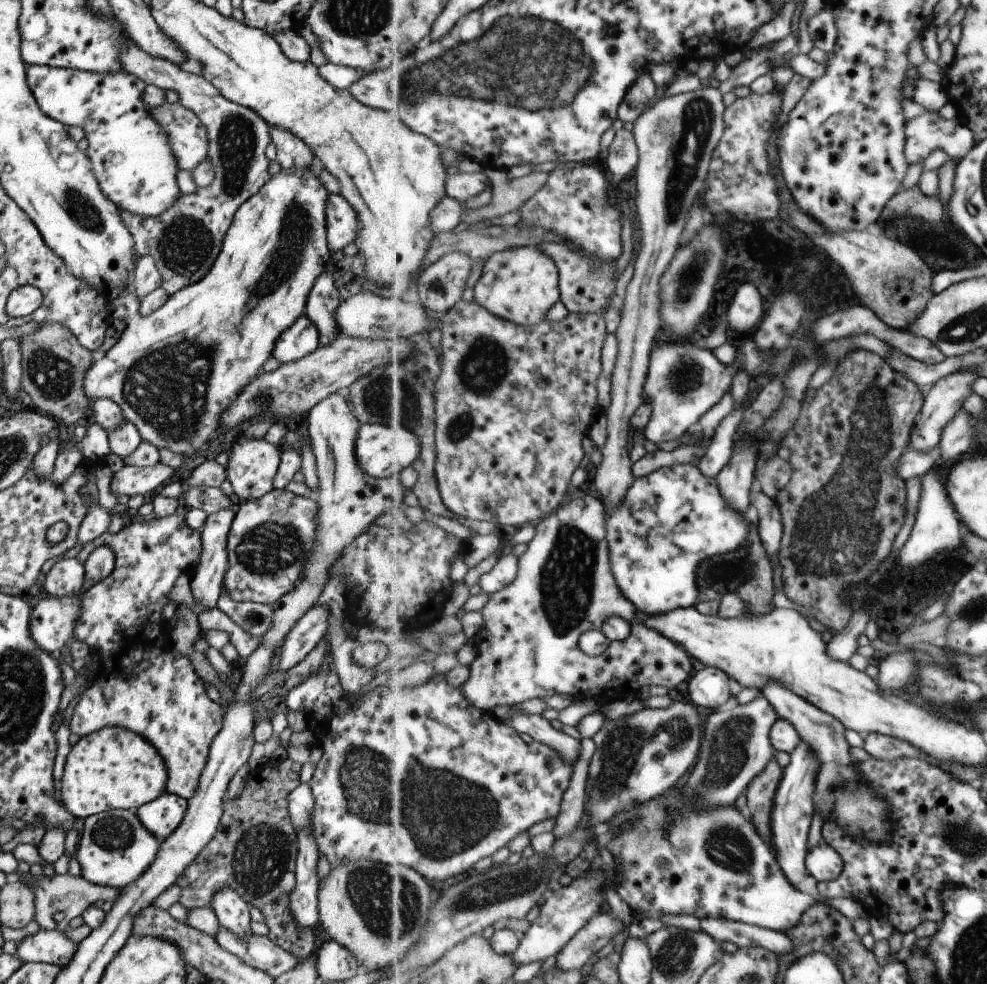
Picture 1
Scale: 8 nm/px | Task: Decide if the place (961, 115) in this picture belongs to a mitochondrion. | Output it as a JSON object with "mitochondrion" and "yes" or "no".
{"mitochondrion":"no"}

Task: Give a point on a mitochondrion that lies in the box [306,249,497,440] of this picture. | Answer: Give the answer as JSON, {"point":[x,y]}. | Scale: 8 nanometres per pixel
{"point":[380,399]}

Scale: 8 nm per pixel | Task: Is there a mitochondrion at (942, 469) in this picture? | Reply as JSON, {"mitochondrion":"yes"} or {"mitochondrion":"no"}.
{"mitochondrion":"no"}

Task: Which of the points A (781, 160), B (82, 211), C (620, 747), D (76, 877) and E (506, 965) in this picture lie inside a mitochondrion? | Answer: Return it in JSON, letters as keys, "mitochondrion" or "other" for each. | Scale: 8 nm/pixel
{"A":"other","B":"mitochondrion","C":"mitochondrion","D":"other","E":"other"}

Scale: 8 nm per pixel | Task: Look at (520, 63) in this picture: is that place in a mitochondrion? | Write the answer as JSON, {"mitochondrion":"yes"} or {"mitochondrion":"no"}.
{"mitochondrion":"yes"}

